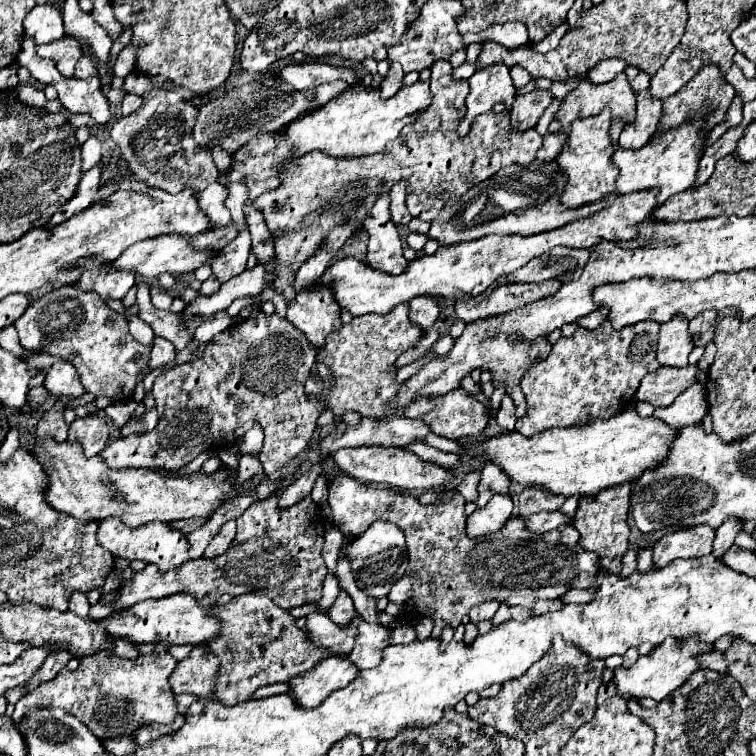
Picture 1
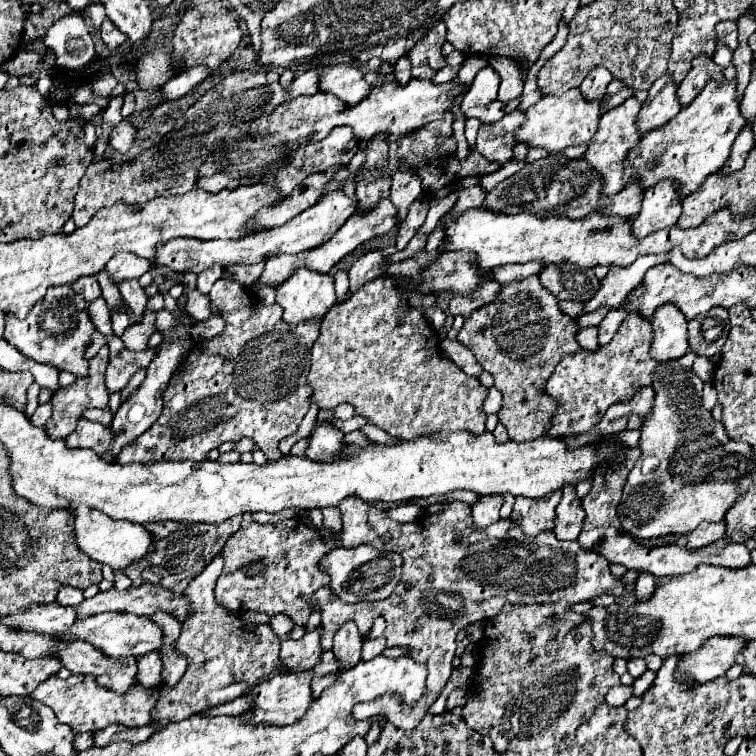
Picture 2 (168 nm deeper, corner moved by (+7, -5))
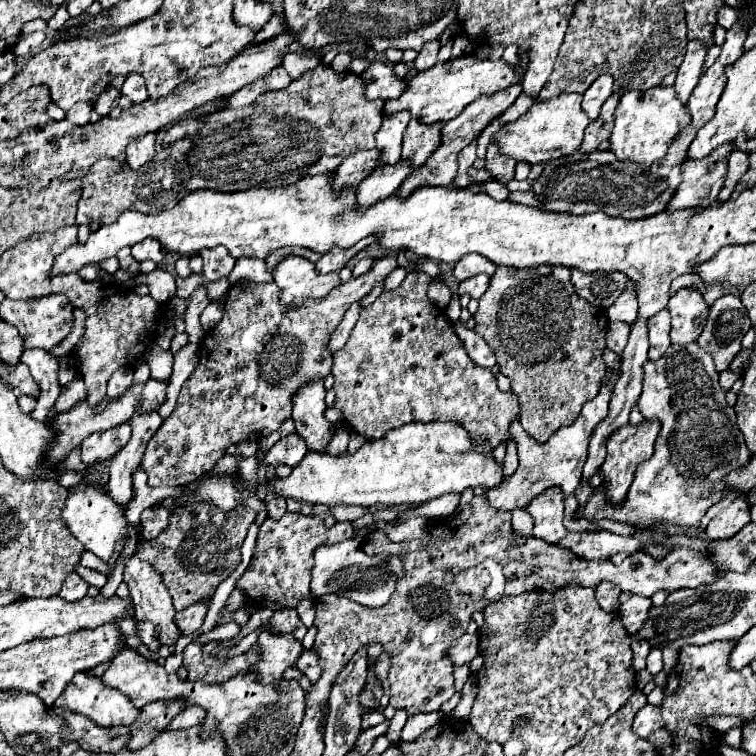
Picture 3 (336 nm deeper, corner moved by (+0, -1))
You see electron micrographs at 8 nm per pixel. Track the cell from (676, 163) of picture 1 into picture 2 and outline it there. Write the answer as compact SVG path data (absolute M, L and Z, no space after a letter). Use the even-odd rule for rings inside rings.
M714 79L702 89L702 93L684 107L670 123L656 127L644 135L640 147L628 155L624 181L640 177L642 187L650 187L662 179L674 179L682 185L680 193L688 195L696 191L708 175L714 175L730 157L732 143L746 127L746 119L740 113L740 99L736 95L736 79L716 83ZM648 161L656 161L654 169L648 169Z

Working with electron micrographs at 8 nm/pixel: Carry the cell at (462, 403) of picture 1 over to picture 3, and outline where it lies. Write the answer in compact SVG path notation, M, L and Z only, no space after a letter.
M411 271L403 283L393 291L383 291L375 303L361 309L345 347L333 353L333 377L335 377L335 407L343 411L347 425L367 439L379 439L387 431L413 421L457 421L477 441L487 439L491 449L501 439L509 439L507 429L511 419L517 417L517 397L513 391L499 391L491 369L485 369L469 359L461 339L457 337L453 323L445 311L427 299L429 275Z

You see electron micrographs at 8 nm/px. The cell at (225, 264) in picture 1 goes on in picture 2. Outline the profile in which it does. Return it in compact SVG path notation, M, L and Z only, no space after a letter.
M218 279L210 291L210 299L218 305L220 315L226 321L222 335L214 336L204 343L196 343L192 347L180 369L176 369L176 373L172 375L172 397L166 393L160 419L152 425L152 431L146 431L136 443L124 447L124 453L120 455L118 463L180 459L204 461L208 459L208 453L212 449L218 449L218 445L226 441L240 441L242 437L254 439L258 447L268 455L268 459L276 461L282 457L278 453L278 443L298 431L298 425L310 409L312 387L306 385L310 371L310 349L320 335L322 317L308 319L298 325L288 325L284 323L282 309L278 305L258 303L258 297L250 295L250 291L242 289L242 285L234 279Z

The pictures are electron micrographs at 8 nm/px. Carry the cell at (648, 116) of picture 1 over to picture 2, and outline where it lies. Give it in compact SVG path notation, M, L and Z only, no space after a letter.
M662 75L654 81L648 91L648 99L644 101L644 111L640 111L640 131L650 131L662 127L672 117L678 115L682 109L678 101L678 85L674 83L672 75Z

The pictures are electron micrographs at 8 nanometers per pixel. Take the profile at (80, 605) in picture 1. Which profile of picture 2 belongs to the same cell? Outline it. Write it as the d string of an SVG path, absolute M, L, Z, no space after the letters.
M62 585L60 591L58 591L58 599L56 599L60 605L78 605L84 601L84 595L80 589L74 589L70 585Z

